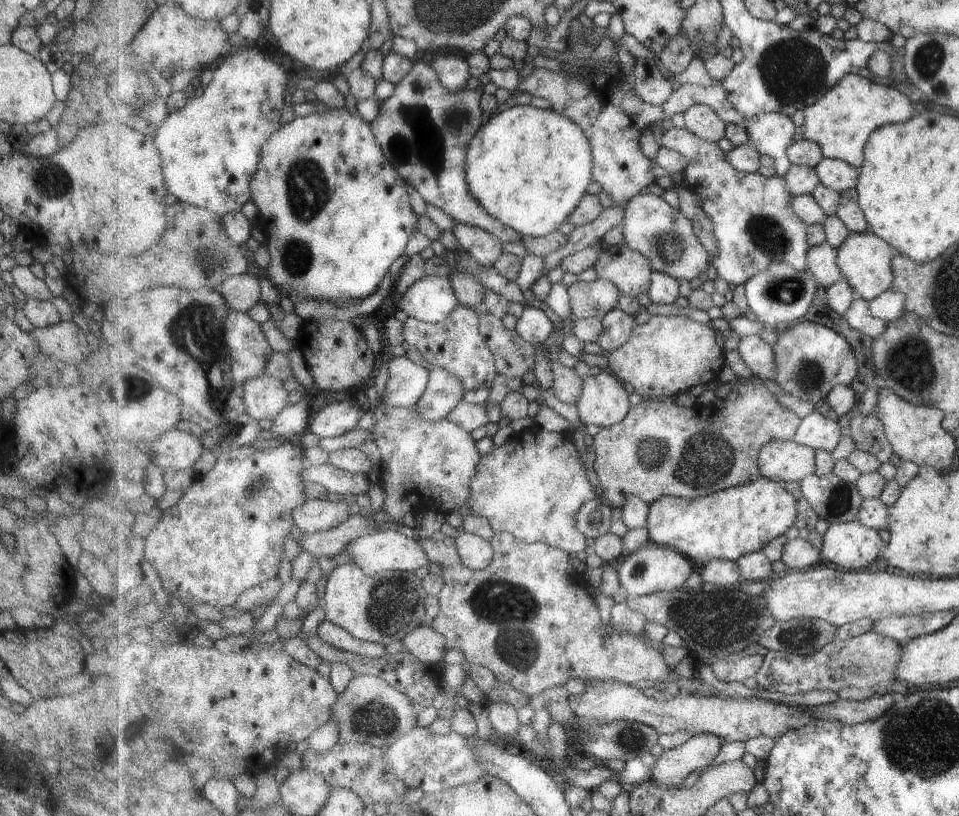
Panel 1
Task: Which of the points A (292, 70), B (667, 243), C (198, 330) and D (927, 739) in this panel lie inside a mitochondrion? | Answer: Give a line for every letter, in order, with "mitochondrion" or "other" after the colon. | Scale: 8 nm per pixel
A: other
B: mitochondrion
C: mitochondrion
D: mitochondrion

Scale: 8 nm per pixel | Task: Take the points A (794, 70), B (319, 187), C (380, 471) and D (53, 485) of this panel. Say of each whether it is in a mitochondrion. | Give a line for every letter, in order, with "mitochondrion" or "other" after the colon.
A: mitochondrion
B: mitochondrion
C: other
D: other

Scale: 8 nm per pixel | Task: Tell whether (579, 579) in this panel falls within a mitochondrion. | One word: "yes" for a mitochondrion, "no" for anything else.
no

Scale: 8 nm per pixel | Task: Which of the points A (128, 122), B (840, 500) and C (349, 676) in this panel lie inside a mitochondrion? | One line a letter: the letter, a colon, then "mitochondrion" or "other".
A: other
B: mitochondrion
C: other

